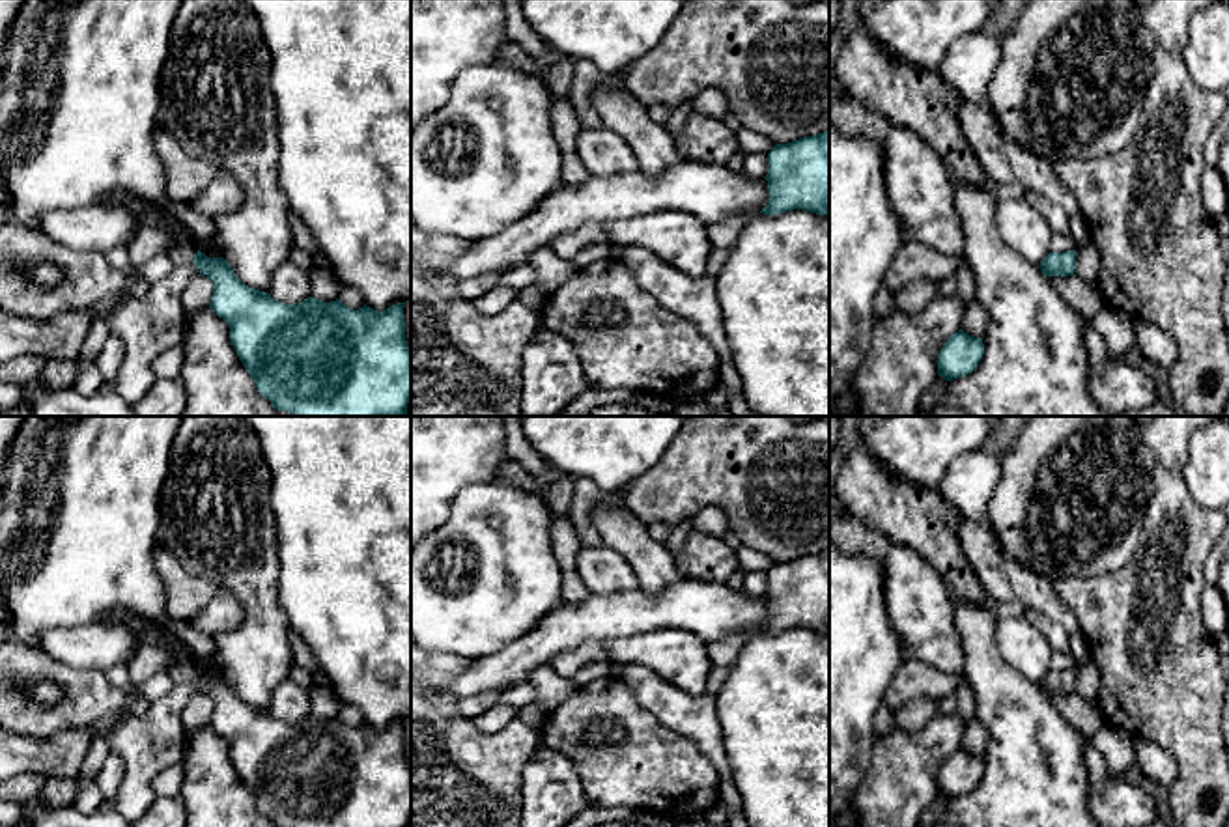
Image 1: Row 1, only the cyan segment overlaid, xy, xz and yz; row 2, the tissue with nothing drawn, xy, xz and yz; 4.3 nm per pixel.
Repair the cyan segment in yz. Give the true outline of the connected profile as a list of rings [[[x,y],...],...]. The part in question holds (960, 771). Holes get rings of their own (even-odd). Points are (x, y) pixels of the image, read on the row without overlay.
[[[962,747],[954,750],[938,773],[938,793],[945,799],[971,792],[984,773],[982,756],[969,754]]]

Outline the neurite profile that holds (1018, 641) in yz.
[[[1027,618],[999,620],[996,646],[1003,659],[1027,681],[1040,683],[1052,670],[1053,650]]]

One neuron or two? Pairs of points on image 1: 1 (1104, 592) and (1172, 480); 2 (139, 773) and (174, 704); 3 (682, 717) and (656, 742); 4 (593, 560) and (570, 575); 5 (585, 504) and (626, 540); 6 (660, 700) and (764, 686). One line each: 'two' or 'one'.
1: one
2: one
3: two
4: two
5: two
6: two

